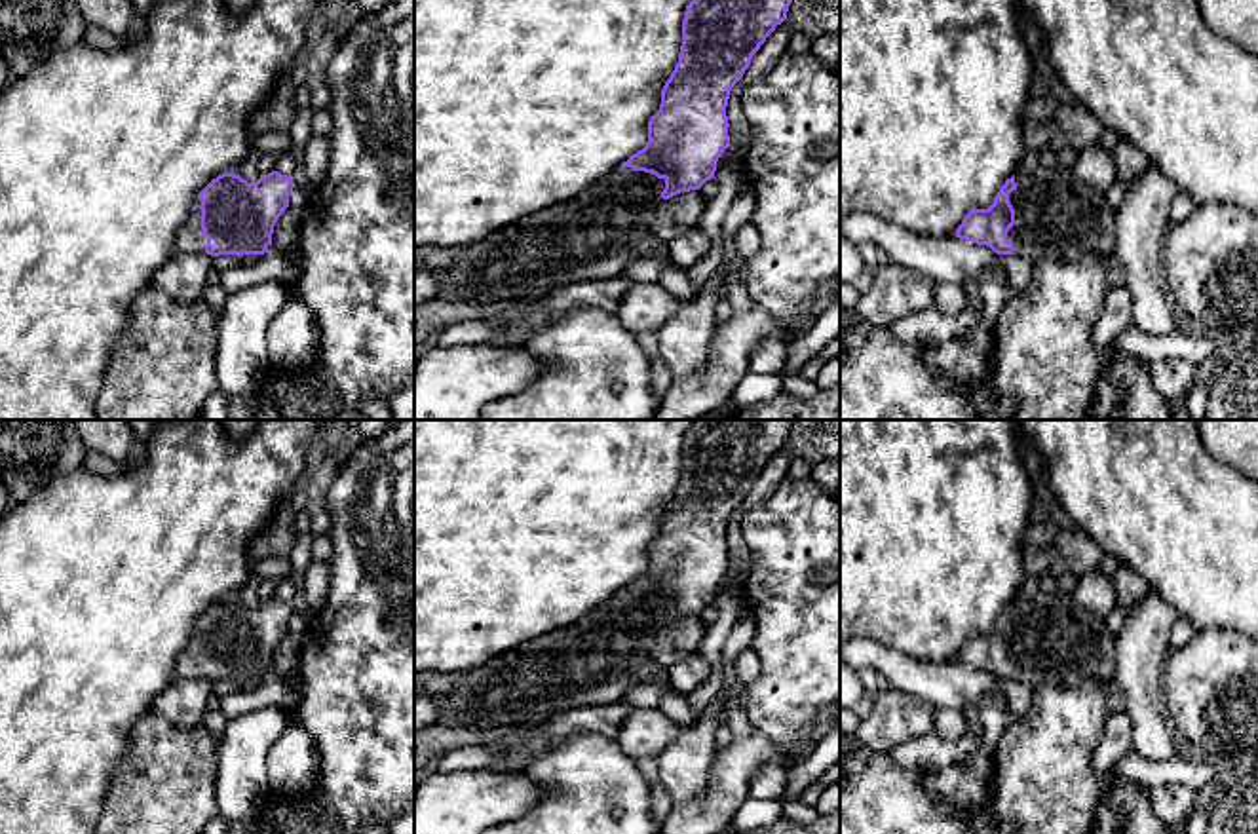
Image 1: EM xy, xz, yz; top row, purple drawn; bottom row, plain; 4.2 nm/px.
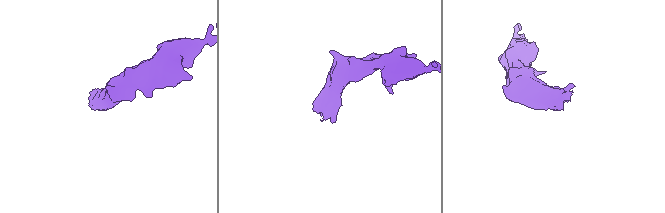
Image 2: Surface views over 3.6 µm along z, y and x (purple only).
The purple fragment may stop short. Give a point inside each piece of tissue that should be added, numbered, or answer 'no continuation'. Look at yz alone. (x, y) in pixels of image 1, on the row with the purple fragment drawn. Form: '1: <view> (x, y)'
1: yz (1057, 217)

